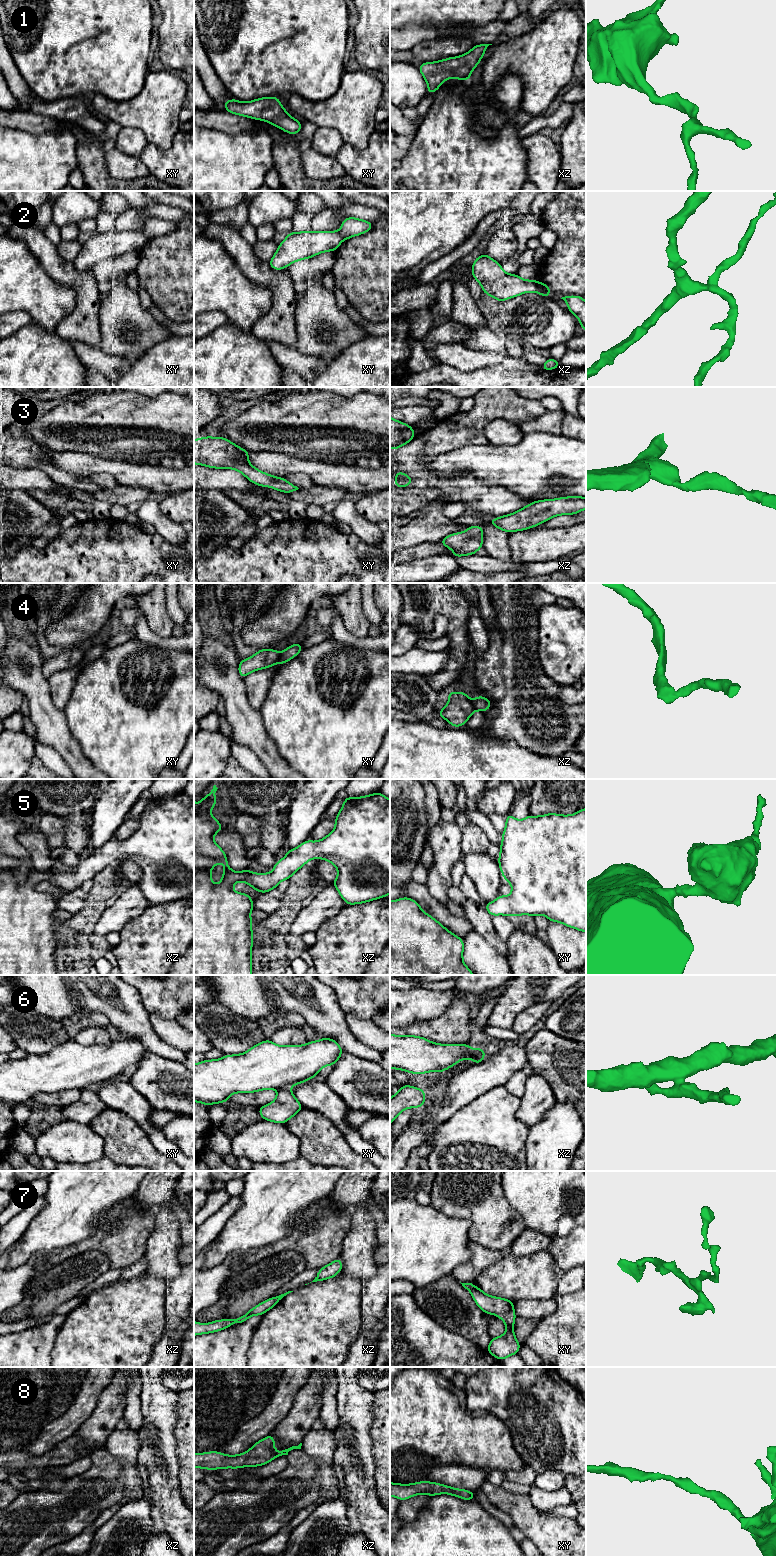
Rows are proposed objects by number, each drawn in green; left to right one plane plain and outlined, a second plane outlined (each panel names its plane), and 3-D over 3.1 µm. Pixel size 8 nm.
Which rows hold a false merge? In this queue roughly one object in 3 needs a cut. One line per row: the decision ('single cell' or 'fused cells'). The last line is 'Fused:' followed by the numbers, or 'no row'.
1: single cell
2: fused cells
3: single cell
4: fused cells
5: single cell
6: fused cells
7: fused cells
8: single cell
Fused: 2, 4, 6, 7

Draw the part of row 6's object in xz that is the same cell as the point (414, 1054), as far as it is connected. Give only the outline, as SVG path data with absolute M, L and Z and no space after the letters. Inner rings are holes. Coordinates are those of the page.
M390 1033L390 1068L407 1073L440 1073L462 1059L472 1059L475 1063L484 1051L484 1047L472 1049L469 1044L438 1044L420 1036Z

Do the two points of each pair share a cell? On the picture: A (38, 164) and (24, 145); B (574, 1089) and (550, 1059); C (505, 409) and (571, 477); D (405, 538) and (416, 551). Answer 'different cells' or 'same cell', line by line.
A: same cell
B: same cell
C: different cells
D: different cells

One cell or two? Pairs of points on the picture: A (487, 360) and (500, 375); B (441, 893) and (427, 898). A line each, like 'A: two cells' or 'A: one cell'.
A: two cells
B: two cells

